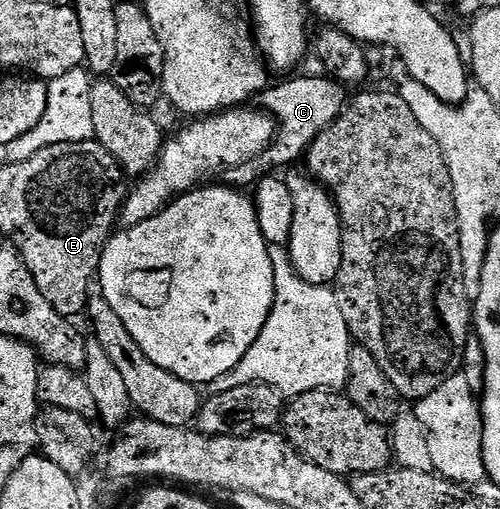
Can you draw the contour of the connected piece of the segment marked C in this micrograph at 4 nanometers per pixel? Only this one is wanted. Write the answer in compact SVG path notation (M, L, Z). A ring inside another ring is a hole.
M326 74L320 76L298 76L295 80L286 80L283 84L265 87L256 96L256 104L263 112L274 117L276 131L270 147L264 149L254 160L244 162L235 168L227 168L224 180L229 187L239 190L249 189L258 181L269 177L273 168L289 169L305 157L310 144L342 113L348 103L347 89L337 80Z

